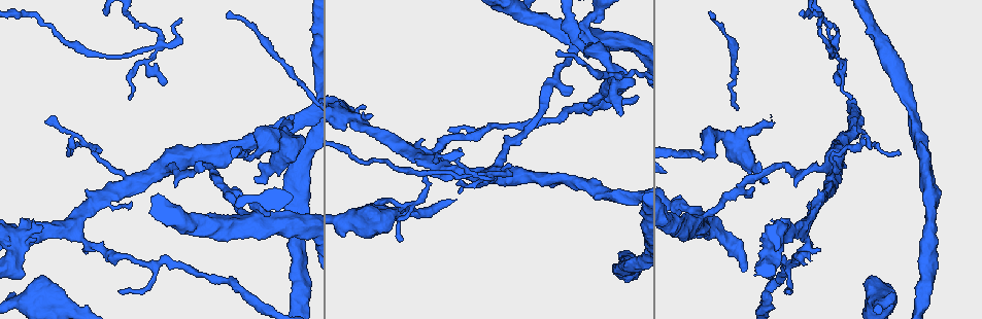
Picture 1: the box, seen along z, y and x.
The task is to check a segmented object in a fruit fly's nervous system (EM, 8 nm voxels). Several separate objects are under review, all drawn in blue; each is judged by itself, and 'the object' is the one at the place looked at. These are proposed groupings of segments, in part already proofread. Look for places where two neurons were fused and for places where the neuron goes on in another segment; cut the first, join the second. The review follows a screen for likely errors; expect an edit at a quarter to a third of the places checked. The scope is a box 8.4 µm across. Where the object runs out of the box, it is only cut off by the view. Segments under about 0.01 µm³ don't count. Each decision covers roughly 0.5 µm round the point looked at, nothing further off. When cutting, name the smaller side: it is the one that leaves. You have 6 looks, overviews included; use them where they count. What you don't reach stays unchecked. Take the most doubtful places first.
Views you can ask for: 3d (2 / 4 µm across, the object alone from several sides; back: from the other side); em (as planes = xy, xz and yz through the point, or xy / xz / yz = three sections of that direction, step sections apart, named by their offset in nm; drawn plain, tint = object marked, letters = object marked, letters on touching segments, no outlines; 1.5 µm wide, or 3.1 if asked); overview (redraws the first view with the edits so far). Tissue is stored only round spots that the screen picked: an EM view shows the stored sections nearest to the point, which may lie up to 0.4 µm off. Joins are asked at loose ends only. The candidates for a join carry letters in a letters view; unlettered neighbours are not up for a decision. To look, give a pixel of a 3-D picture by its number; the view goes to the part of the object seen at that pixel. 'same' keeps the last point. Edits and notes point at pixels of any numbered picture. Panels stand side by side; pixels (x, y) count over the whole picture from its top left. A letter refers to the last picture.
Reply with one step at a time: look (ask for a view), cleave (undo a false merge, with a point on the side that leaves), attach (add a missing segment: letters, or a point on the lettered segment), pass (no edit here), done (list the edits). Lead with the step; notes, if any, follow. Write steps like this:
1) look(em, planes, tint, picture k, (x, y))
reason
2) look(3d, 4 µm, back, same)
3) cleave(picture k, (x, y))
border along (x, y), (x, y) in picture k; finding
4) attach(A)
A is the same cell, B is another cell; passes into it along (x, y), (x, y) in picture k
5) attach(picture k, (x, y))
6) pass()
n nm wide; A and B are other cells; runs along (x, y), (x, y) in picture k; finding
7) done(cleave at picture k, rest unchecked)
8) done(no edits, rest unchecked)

look(em, planes, tint, picture 1, (621, 114))
an open end

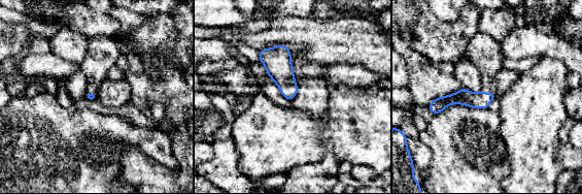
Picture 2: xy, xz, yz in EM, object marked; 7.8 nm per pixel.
look(em, planes, letters, same)
what lies round it

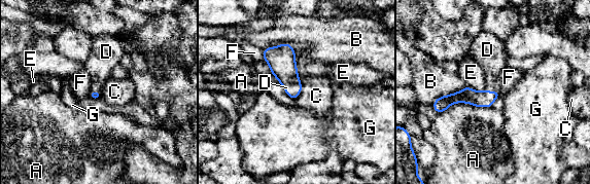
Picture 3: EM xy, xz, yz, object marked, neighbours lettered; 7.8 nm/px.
attach(D)
A touches over 420 nm; D is the same cell, A, B, C, E, F and G are other cells; the neuron continues

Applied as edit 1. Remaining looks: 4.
look(em, planes, letters, picture 1, (710, 17))
an open end

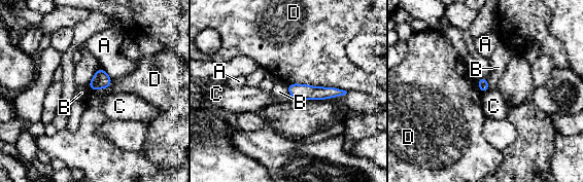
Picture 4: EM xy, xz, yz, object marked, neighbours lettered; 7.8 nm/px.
pass()
A, B, C and D are other cells; runs along (290, 86), (308, 93), (341, 93) in picture 4; none of them fits

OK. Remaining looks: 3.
done(attach at picture 3, rest unchecked)

